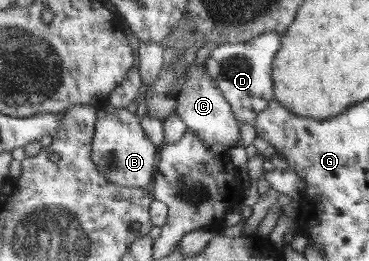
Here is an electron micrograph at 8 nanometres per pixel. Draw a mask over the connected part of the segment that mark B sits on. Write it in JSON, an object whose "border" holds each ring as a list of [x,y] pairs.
{"border":[[[112,103],[99,105],[92,160],[111,182],[125,187],[151,187],[154,181],[159,147],[150,140],[142,126],[142,118]]]}

